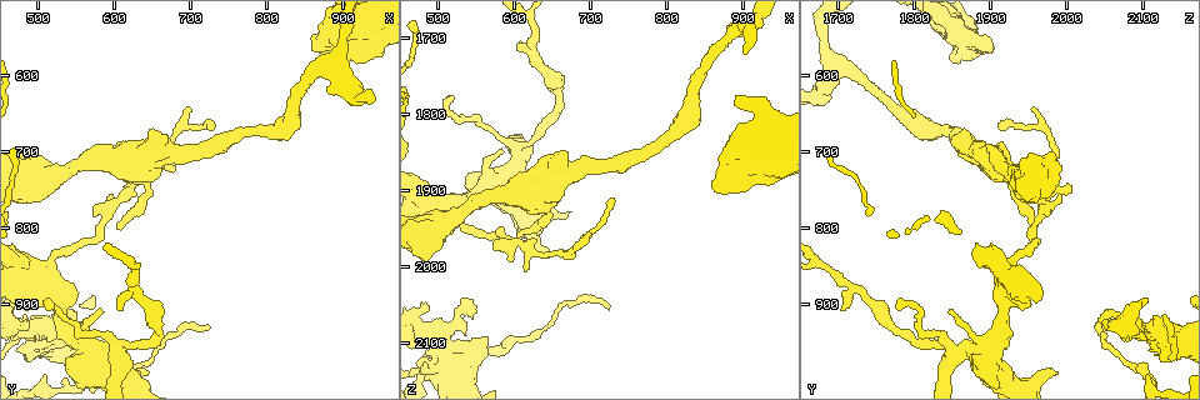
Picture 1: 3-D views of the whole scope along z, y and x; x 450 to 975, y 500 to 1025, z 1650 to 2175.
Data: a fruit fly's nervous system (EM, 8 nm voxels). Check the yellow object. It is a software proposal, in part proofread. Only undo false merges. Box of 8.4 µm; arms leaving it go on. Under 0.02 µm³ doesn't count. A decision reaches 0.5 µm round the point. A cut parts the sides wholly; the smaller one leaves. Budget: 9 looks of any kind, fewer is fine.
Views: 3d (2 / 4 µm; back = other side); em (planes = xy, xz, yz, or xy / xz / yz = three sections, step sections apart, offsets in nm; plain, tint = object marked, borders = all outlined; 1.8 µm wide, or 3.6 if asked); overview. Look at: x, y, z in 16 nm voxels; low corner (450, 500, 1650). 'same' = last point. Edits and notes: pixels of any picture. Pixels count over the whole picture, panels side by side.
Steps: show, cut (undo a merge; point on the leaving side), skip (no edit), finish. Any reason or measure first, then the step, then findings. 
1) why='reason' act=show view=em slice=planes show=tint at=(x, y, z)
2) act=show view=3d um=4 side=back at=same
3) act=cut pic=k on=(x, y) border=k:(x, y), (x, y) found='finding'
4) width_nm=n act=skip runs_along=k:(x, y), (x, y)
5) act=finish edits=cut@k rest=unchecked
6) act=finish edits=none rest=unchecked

why='thick turns thin' act=show view=3d um=4 side=back at=(910, 560, 1875)

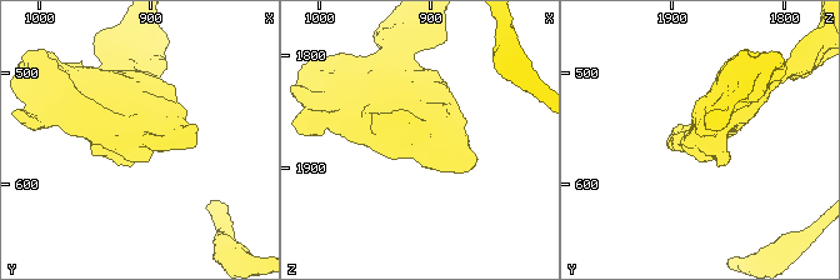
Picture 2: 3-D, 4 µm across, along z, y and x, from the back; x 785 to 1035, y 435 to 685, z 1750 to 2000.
why='now the EM' act=show view=em slice=xy step=8 show=tint at=(910, 560, 1874)

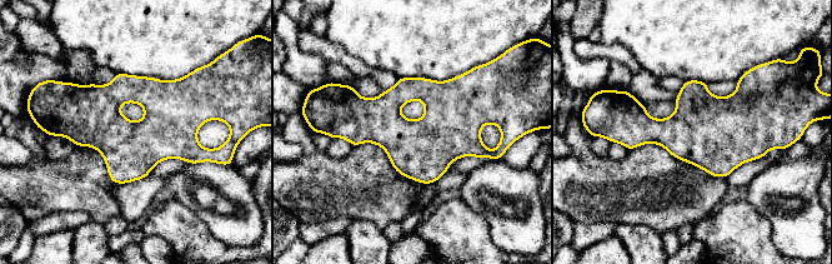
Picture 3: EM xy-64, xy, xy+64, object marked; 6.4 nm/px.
act=show view=em slice=planes show=tint at=same

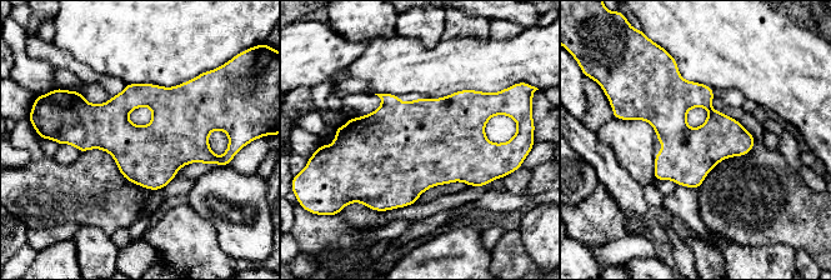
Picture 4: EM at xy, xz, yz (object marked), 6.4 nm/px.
act=skip found='one neuron here'

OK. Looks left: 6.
act=show view=3d um=2 at=(605, 960, 1860)

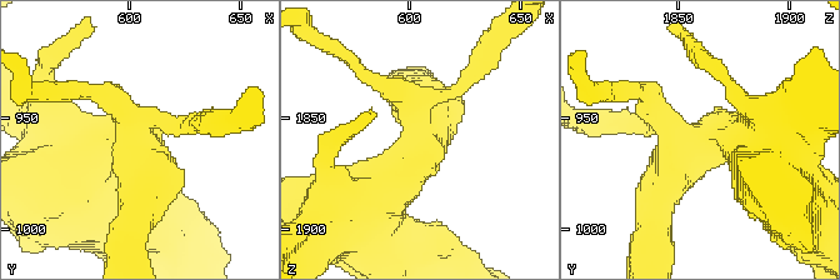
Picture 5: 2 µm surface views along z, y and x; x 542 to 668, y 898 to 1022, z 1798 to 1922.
arms=4 act=show view=em slice=planes show=tint at=(605, 961, 1858)

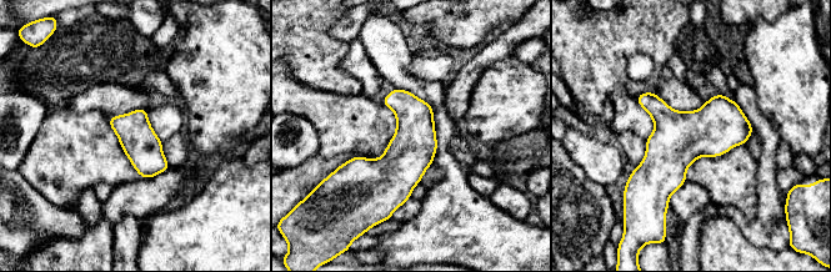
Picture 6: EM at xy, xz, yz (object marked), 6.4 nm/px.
width_nm=240 act=skip found='continuous, no second neuron'

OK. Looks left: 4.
act=show view=3d um=2 at=(655, 925, 1765)

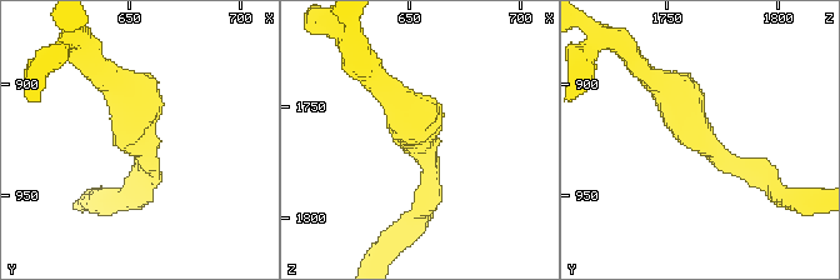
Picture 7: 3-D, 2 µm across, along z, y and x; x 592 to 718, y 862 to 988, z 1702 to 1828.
arm_widths_nm=180,200 act=show view=em slice=planes show=plain at=(656, 925, 1765)

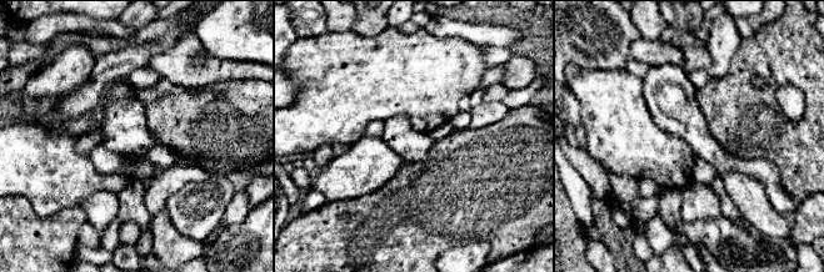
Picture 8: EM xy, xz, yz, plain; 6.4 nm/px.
act=show view=em slice=planes show=borders at=same

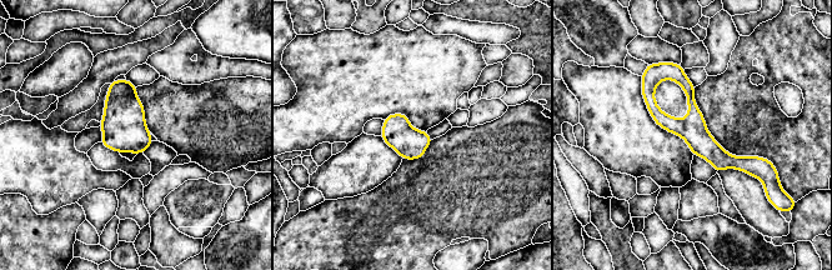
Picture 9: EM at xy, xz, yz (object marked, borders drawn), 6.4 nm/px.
act=skip runs_along=9:(666, 68), (688, 88), (693, 131), (757, 174) found='continuous, no second neuron'

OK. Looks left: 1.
act=finish edits=none rest=unchecked

